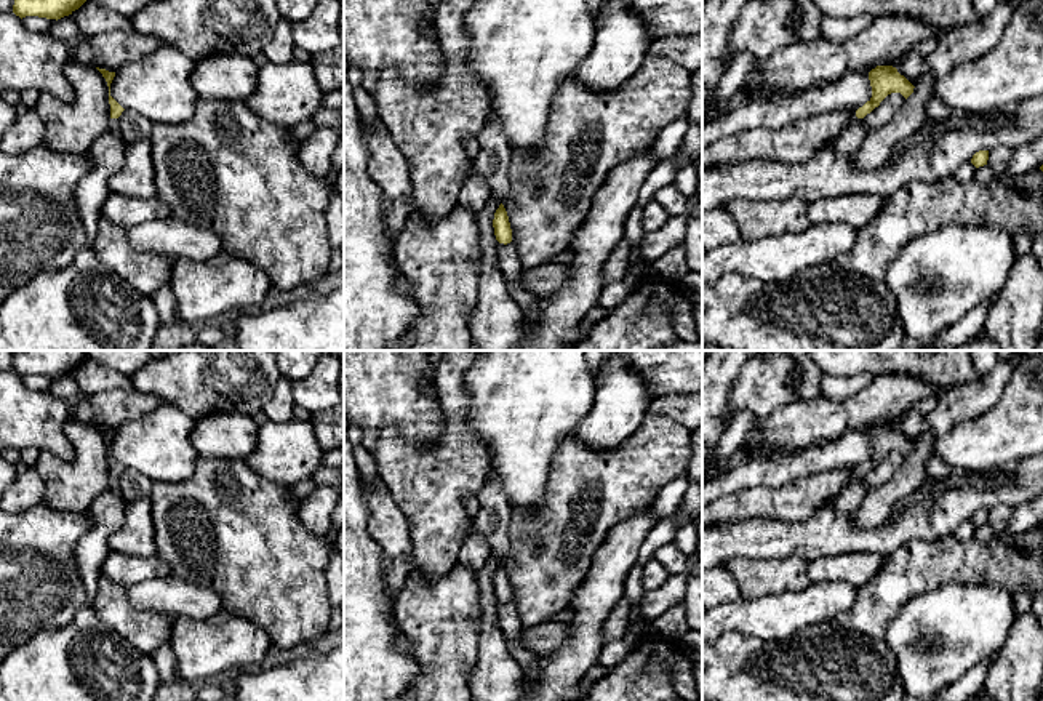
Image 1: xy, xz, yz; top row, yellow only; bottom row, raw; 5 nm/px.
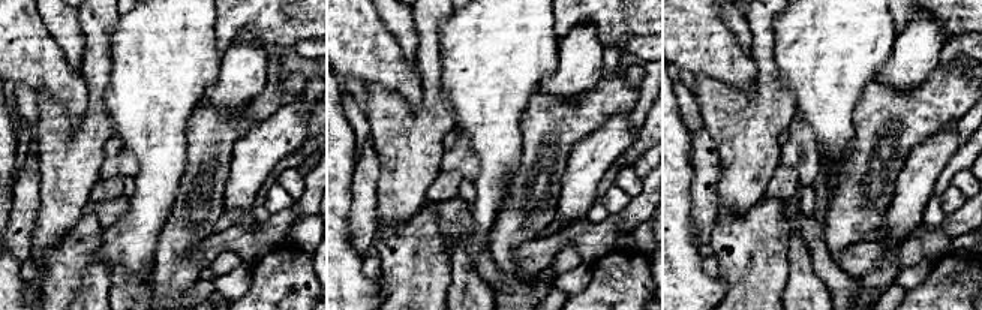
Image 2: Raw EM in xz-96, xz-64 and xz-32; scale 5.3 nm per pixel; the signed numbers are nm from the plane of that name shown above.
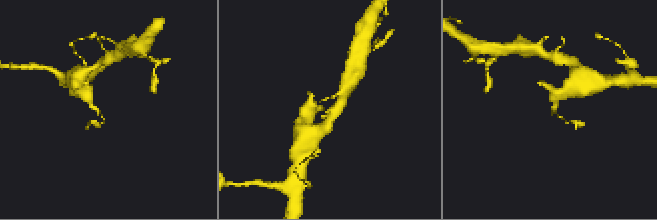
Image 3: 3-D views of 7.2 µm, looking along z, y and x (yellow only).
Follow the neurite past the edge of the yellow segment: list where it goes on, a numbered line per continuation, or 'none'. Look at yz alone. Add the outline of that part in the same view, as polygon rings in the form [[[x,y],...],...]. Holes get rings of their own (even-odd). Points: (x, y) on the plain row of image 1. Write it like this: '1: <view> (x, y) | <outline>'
1: yz (848, 500) | [[[856,477],[843,491],[840,491],[829,504],[837,512],[854,512],[865,495],[862,477]]]

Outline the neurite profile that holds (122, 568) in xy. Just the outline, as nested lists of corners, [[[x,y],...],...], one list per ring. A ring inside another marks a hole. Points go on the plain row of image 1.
[[[110,551],[102,562],[101,573],[120,586],[130,587],[146,579],[168,576],[171,570],[157,554],[136,557]]]

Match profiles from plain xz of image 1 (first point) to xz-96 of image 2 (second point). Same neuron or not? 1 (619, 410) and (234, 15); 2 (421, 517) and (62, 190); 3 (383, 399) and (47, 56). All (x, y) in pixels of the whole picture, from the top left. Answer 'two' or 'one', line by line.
1: two
2: one
3: one

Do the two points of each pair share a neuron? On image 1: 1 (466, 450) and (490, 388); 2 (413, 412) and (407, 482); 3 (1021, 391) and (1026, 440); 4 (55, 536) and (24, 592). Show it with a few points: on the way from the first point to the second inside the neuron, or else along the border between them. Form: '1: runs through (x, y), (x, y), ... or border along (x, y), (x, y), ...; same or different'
1: border along (469, 396), (471, 431), (483, 445), (490, 466); different
2: border along (442, 423), (421, 445), (395, 428), (381, 432); different
3: runs through (1021, 404), (1026, 410), (1026, 428); same
4: runs through (40, 551), (27, 564), (24, 578); same

